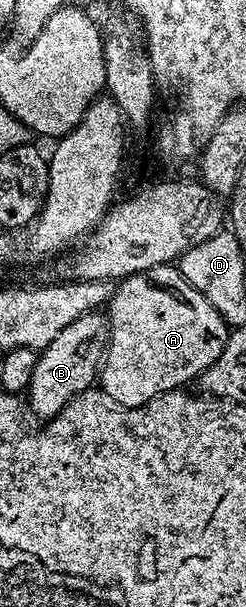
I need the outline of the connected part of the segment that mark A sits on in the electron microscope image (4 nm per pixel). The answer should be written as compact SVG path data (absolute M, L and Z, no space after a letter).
M175 264L159 265L153 269L147 269L123 278L108 300L106 316L108 318L108 352L100 371L98 385L106 395L110 395L110 399L114 399L114 403L122 403L122 407L130 407L131 409L139 405L147 405L150 399L154 399L160 393L179 390L181 387L187 386L184 385L187 381L195 382L200 374L206 371L206 367L210 367L210 363L214 363L214 359L218 359L218 355L222 355L222 347L226 347L230 332L230 327L222 319L222 315L218 315L218 311L214 311L214 307L210 307L210 303L198 290L190 287L190 283L186 283L186 279L180 274L180 270Z

